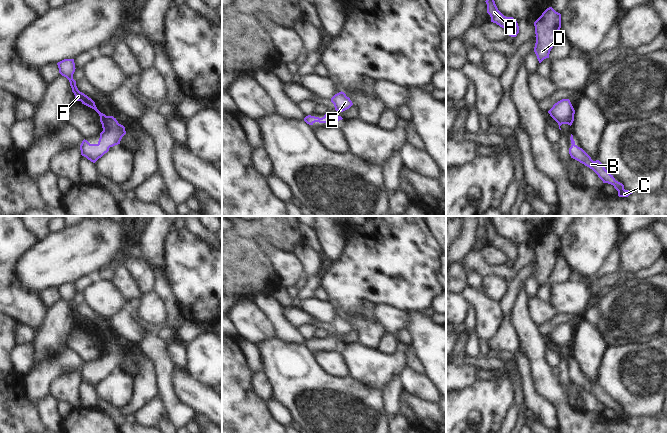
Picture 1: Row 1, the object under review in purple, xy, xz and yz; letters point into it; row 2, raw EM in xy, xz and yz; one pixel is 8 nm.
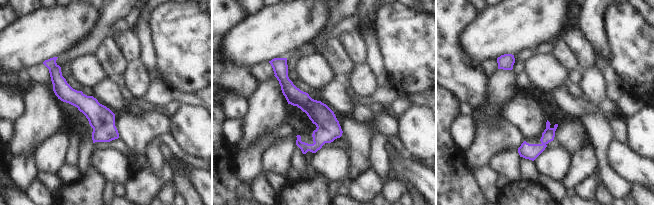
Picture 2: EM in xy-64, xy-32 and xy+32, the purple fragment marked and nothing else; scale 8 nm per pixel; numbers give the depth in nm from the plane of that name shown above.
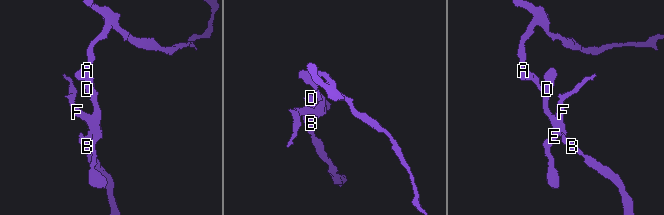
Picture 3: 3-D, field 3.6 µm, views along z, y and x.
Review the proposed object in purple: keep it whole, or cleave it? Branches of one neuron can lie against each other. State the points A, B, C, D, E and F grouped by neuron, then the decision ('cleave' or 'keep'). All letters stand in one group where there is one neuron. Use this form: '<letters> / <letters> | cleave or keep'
A B C D E F | keep

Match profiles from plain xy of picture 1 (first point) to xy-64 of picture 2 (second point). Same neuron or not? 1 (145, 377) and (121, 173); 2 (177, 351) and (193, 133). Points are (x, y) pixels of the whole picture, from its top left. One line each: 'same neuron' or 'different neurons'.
1: different neurons
2: different neurons

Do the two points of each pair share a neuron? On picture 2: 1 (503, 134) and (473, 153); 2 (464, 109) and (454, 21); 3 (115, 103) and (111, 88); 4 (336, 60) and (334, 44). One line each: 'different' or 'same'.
1: same
2: different
3: same
4: same

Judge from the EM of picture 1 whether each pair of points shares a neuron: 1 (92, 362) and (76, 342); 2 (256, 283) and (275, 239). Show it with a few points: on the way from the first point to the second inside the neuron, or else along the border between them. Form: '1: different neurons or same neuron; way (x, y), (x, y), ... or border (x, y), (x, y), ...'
1: same neuron; way (91, 357), (81, 347)
2: same neuron; way (253, 267), (253, 239), (259, 233)

